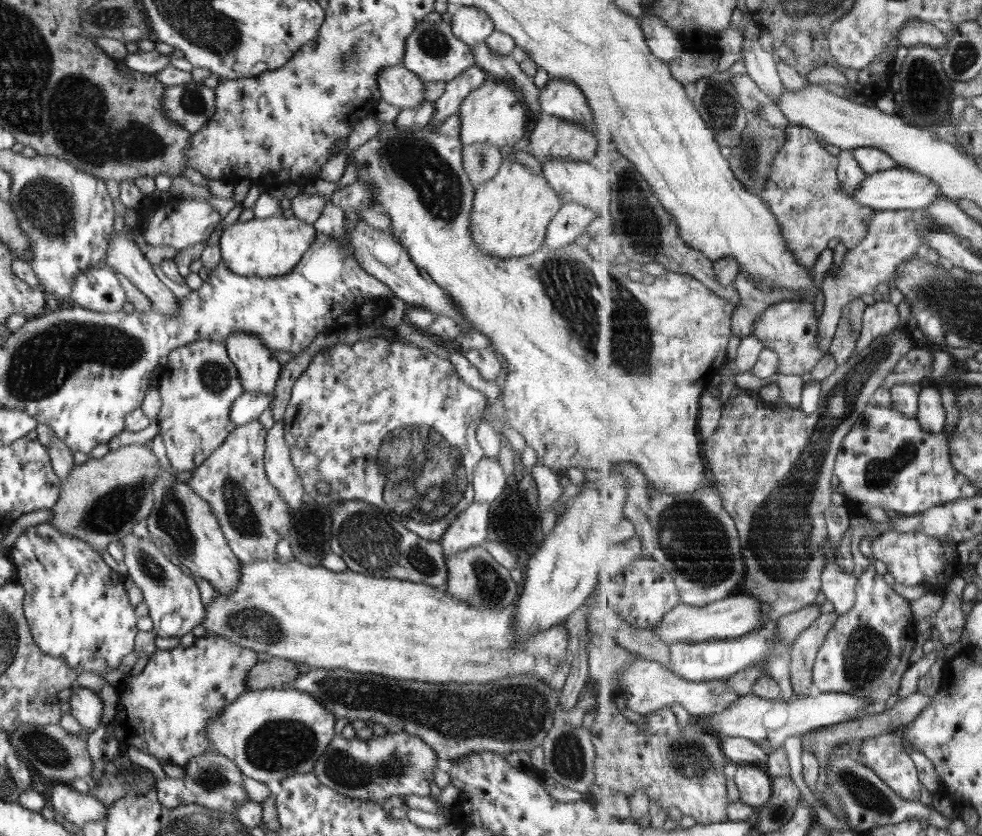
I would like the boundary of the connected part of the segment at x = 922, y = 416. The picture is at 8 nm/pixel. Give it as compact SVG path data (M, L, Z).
M926 387L922 391L921 411L918 417L930 433L941 433L947 429L949 410L941 390Z

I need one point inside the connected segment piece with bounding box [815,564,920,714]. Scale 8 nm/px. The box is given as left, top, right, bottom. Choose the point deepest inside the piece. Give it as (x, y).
(868, 652)

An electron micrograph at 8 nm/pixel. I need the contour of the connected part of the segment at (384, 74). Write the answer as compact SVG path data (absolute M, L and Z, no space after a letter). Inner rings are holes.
M402 64L384 67L378 73L381 100L401 109L414 108L426 101L423 80Z

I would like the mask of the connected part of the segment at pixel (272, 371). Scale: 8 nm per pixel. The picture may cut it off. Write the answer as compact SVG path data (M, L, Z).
M242 332L232 334L224 344L228 356L238 369L244 390L274 394L282 364L263 341Z

